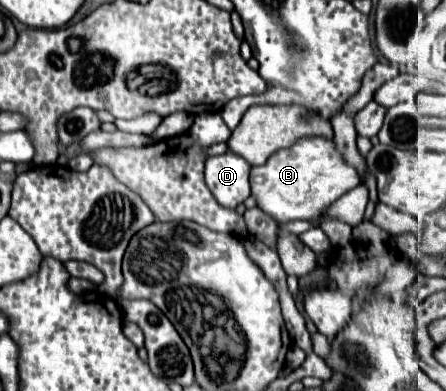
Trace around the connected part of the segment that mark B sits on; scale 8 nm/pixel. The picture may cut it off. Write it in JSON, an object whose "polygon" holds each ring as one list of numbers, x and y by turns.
{"polygon":[[301,138,291,148,273,154,263,166,251,168,249,184,257,208,265,210,271,218,277,218,277,222,315,220,337,198,359,186,359,174,343,162,333,140]]}

